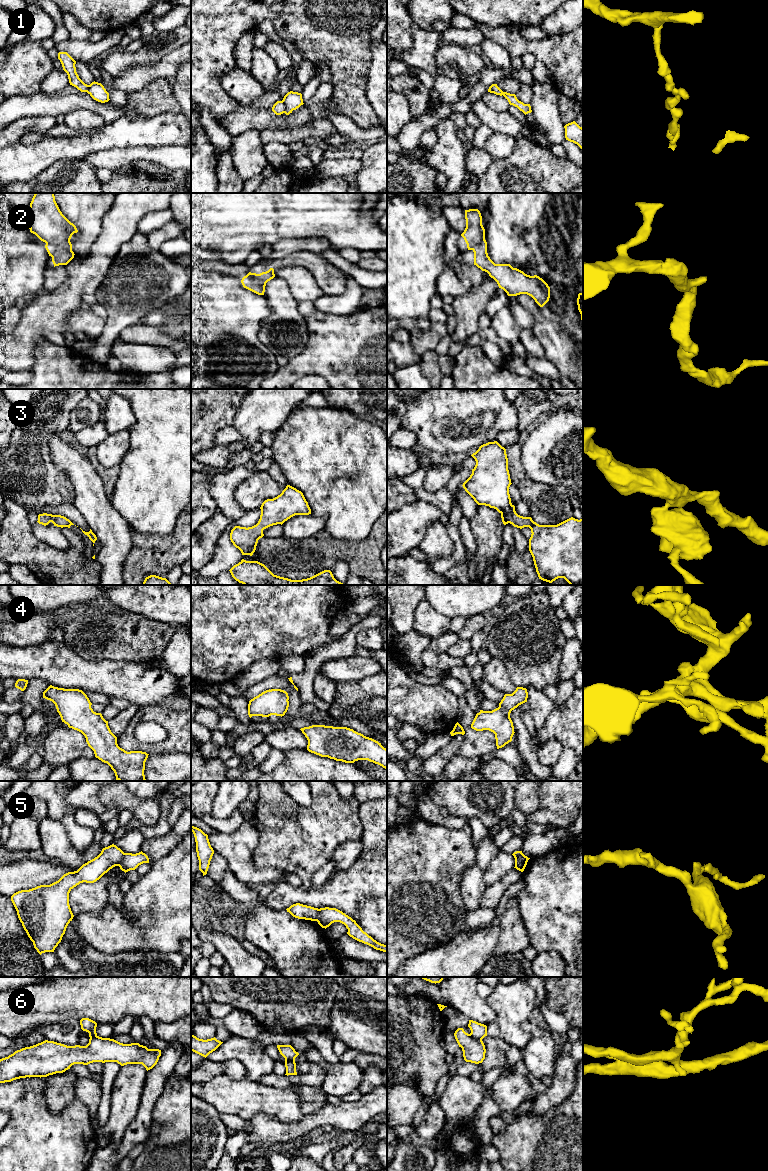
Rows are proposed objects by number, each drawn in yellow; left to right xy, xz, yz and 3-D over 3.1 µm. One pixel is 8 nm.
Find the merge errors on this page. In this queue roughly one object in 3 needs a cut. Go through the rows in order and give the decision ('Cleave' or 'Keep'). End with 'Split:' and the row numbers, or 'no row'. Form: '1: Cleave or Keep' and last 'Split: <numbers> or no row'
1: Cleave
2: Cleave
3: Keep
4: Keep
5: Cleave
6: Cleave
Split: 1, 2, 5, 6

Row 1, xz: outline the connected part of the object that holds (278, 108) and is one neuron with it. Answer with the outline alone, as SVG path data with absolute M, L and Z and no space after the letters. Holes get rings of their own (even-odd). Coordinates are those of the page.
M277 101L273 107L272 107L272 111L276 114L276 115L281 115L283 113L285 113L286 111L286 107L283 101Z

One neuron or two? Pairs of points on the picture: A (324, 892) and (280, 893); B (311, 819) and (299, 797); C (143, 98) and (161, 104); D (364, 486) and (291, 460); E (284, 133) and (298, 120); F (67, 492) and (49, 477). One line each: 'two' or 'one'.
A: one
B: two
C: one
D: one
E: two
F: one

